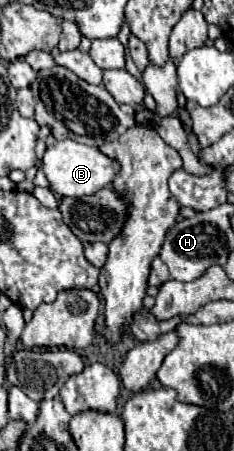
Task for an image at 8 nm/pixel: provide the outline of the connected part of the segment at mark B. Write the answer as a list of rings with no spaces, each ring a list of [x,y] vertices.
[[[73,139],[57,141],[53,147],[47,147],[41,159],[41,171],[45,173],[49,187],[59,197],[83,197],[93,195],[95,191],[107,187],[117,175],[117,163],[105,157],[97,147],[81,145]]]

